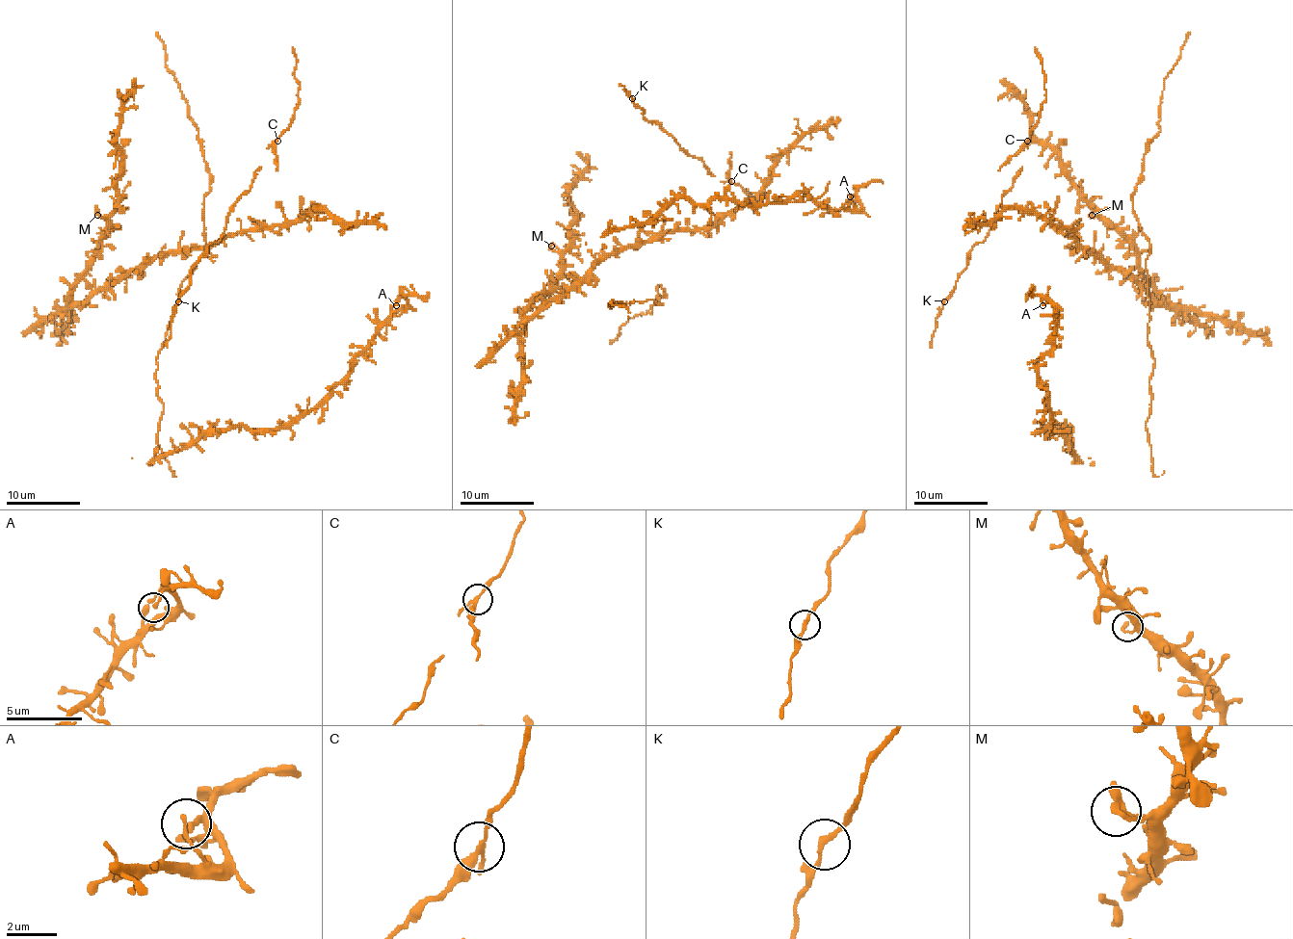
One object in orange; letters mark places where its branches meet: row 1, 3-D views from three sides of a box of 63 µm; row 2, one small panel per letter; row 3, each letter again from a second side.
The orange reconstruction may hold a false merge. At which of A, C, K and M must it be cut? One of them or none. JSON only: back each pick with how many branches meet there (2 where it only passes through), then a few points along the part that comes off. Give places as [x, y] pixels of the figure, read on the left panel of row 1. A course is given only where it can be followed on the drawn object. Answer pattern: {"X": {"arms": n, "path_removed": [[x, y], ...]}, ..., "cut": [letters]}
{"C": {"arms": 3, "path_removed": [[277, 141], [274, 150], [276, 170]]}, "cut": ["C"]}

